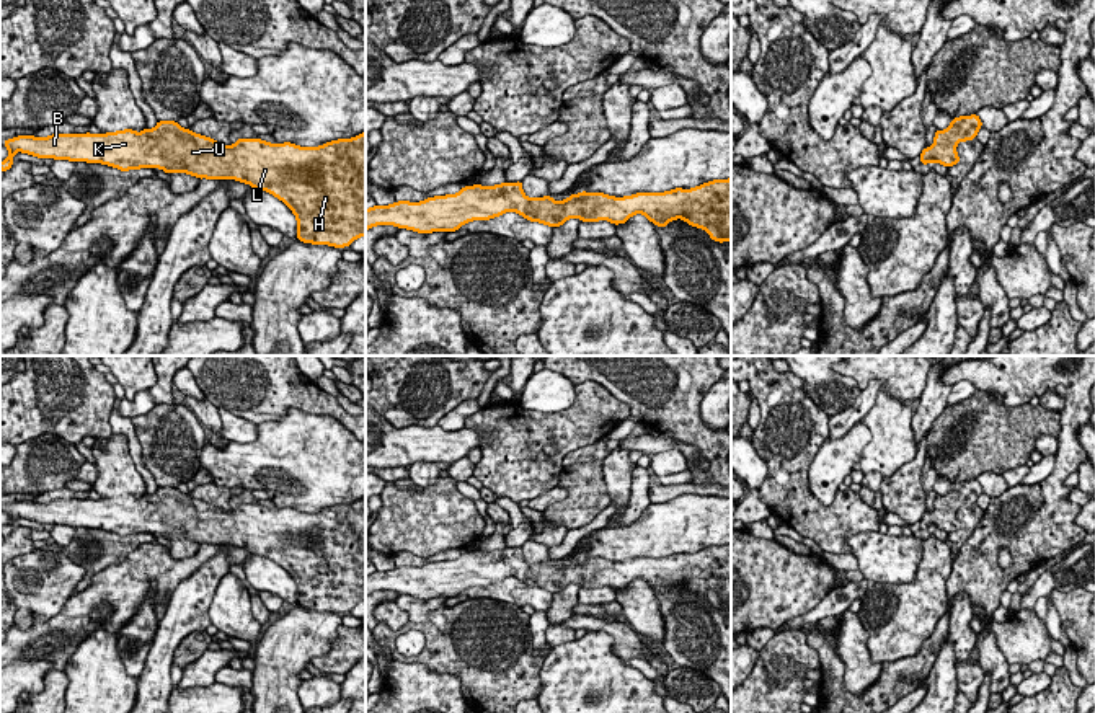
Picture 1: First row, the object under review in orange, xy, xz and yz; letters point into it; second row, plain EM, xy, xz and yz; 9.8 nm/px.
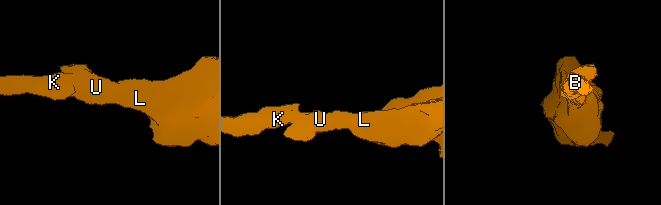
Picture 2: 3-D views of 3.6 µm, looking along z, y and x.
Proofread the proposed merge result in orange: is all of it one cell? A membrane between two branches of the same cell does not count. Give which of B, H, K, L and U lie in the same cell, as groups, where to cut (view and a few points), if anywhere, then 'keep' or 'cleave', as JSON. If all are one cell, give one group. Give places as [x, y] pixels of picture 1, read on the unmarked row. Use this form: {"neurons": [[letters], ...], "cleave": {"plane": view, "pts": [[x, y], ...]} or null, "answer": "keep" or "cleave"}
{"neurons": [["B", "H", "K", "L", "U"]], "cleave": null, "answer": "keep"}

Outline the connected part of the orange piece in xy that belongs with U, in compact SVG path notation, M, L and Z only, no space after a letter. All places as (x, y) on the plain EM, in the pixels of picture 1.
M158 486L153 494L142 498L124 494L108 499L18 501L3 506L3 511L10 520L0 529L2 537L11 534L16 517L23 517L38 524L101 529L121 537L160 534L165 538L188 538L199 545L235 545L282 566L297 584L295 605L344 613L366 602L366 496L320 512L269 509L250 503L225 512L211 503L183 494L175 486Z

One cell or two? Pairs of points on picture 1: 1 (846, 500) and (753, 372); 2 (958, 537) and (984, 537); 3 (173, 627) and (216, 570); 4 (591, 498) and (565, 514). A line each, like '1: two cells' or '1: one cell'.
1: one cell
2: two cells
3: one cell
4: one cell

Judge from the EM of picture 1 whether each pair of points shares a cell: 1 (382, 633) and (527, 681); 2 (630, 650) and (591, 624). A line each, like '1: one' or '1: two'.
1: one
2: one

